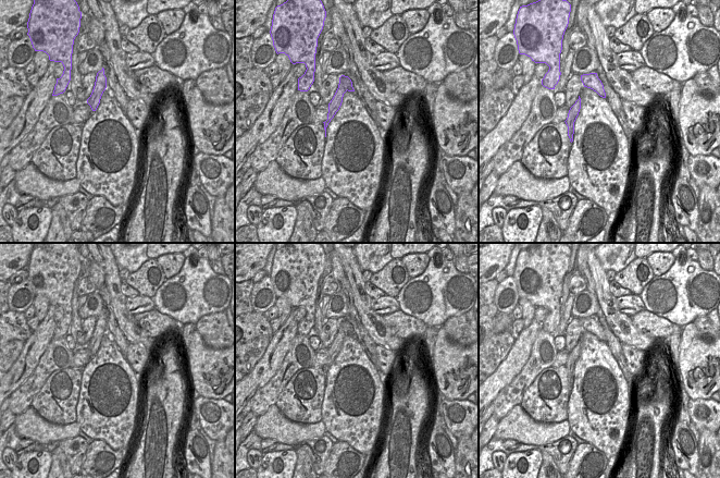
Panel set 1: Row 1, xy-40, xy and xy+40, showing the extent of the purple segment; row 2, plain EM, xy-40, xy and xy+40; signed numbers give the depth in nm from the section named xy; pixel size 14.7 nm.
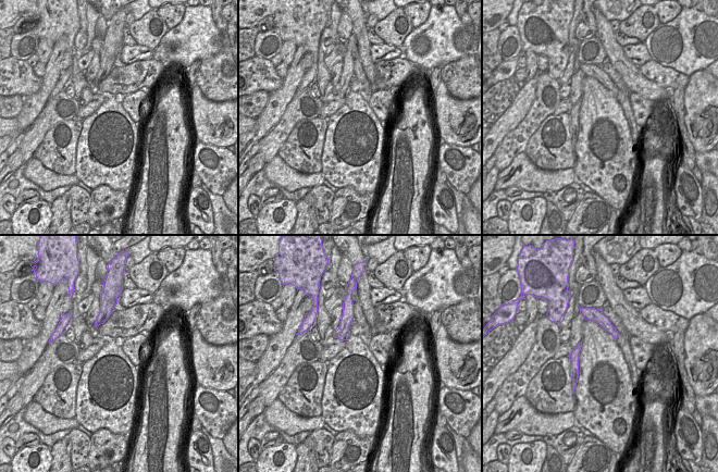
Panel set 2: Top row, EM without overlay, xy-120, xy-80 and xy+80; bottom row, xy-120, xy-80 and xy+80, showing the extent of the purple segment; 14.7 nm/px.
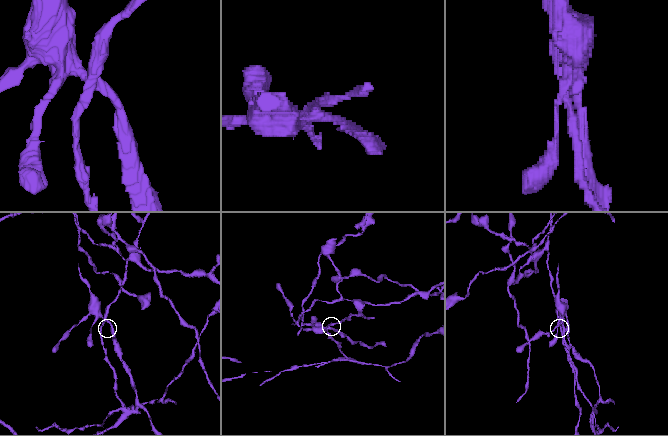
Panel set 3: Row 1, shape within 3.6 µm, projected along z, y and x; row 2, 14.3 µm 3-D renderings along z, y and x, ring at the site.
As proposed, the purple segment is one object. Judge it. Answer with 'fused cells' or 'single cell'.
fused cells

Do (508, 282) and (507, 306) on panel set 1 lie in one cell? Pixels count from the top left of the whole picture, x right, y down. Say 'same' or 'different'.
same

